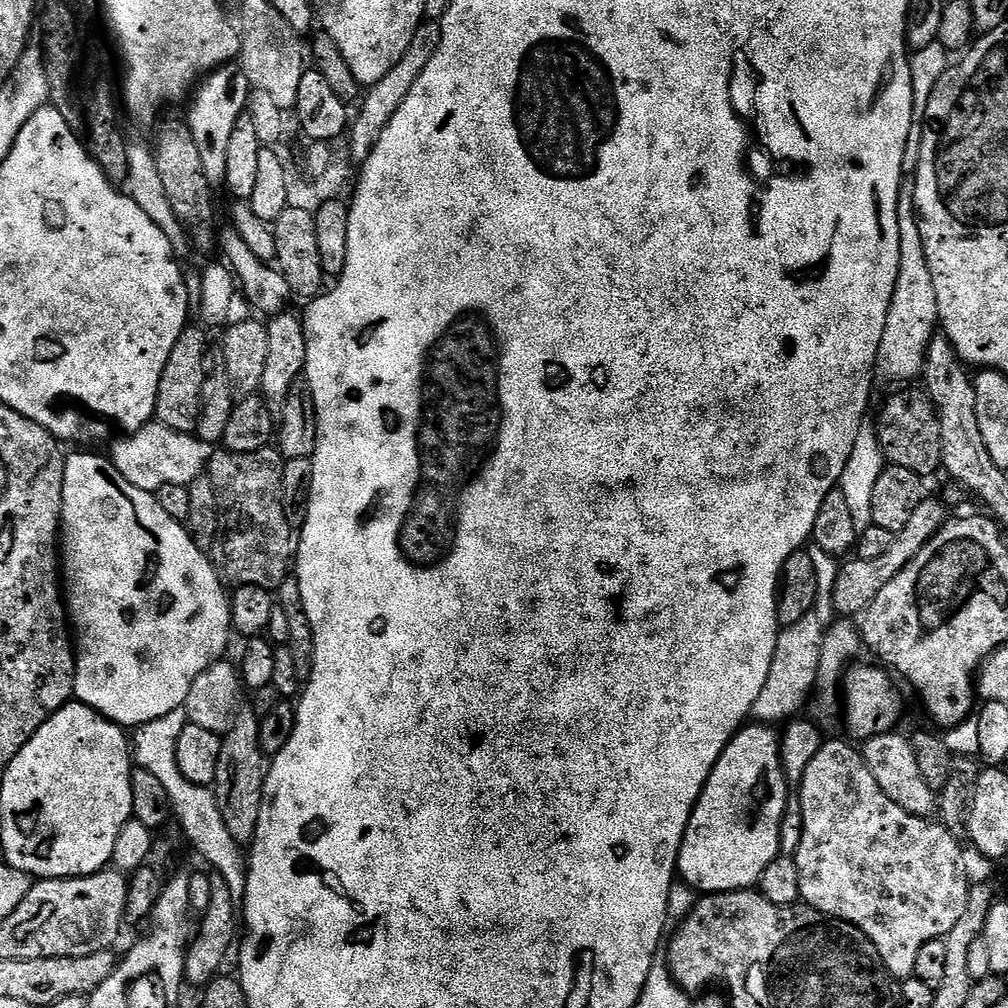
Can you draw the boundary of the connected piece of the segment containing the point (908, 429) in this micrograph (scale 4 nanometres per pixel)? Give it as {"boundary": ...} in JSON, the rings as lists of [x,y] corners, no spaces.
{"boundary":[[[919,387],[911,388],[897,391],[900,393],[887,400],[876,421],[877,436],[889,465],[906,468],[922,478],[929,478],[942,468],[942,434],[938,430],[938,418],[927,391]]]}

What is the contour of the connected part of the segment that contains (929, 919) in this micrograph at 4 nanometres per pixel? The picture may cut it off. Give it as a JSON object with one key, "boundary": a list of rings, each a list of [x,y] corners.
{"boundary":[[[829,739],[818,750],[818,754],[814,754],[814,758],[810,761],[810,766],[806,766],[806,774],[802,774],[802,782],[799,786],[800,801],[802,802],[802,842],[798,842],[798,850],[795,854],[796,865],[798,866],[798,886],[800,887],[800,899],[807,907],[814,909],[816,912],[821,912],[824,916],[830,916],[833,920],[844,920],[848,924],[853,924],[858,930],[862,930],[870,938],[870,942],[874,942],[874,946],[878,950],[878,954],[882,958],[882,962],[887,966],[888,973],[891,974],[897,981],[903,982],[914,973],[914,962],[918,962],[918,950],[922,950],[922,946],[926,946],[926,942],[931,940],[939,940],[950,934],[950,930],[954,930],[955,924],[958,923],[958,918],[962,918],[962,913],[966,911],[966,902],[968,901],[968,889],[970,887],[970,879],[968,880],[968,872],[964,869],[964,852],[960,849],[961,841],[953,836],[943,824],[932,818],[915,816],[906,810],[902,810],[902,806],[898,806],[898,802],[890,802],[890,798],[886,798],[886,794],[882,794],[882,786],[878,786],[878,782],[874,782],[874,774],[870,774],[870,770],[864,761],[863,751],[851,748],[851,743],[843,744],[840,740]]]}

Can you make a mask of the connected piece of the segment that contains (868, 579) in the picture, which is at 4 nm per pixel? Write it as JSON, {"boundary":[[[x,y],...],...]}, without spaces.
{"boundary":[[[925,498],[921,502],[918,510],[914,510],[914,514],[911,515],[909,524],[896,533],[894,546],[890,546],[886,554],[869,560],[848,558],[837,567],[836,581],[832,591],[832,611],[837,617],[859,618],[863,616],[870,602],[874,602],[874,598],[878,598],[878,593],[890,583],[890,578],[897,576],[916,557],[918,550],[922,550],[922,546],[926,546],[926,542],[930,542],[930,538],[938,534],[938,530],[949,519],[950,513],[939,499],[936,500]]]}

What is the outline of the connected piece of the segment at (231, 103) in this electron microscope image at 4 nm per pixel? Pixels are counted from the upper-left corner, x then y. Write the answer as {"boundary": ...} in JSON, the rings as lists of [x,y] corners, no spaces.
{"boundary":[[[221,66],[204,77],[191,97],[192,109],[186,113],[188,129],[198,145],[198,155],[202,157],[202,170],[214,186],[224,182],[226,160],[229,157],[230,138],[233,137],[238,118],[246,112],[250,89],[246,74],[239,66]]]}

